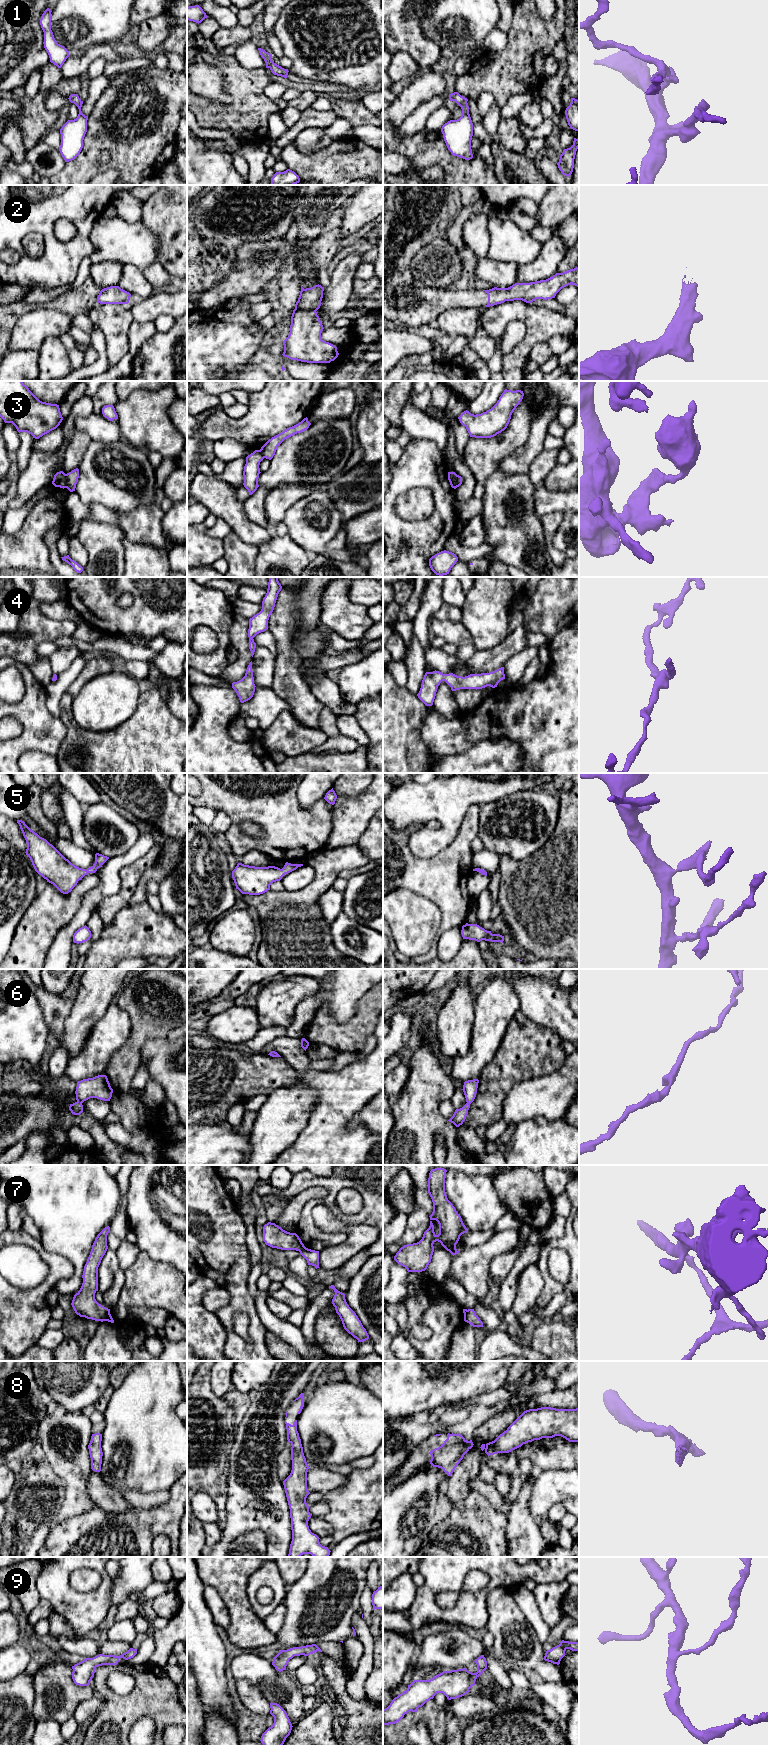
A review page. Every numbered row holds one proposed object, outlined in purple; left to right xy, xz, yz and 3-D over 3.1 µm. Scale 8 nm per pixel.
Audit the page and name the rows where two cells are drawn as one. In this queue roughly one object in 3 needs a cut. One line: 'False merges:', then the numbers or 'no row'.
False merges: 3, 7

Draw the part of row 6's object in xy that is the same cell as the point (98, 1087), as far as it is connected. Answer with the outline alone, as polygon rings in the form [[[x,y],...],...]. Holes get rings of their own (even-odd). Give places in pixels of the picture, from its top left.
[[[98,1075],[93,1078],[83,1079],[77,1082],[76,1102],[70,1104],[69,1110],[74,1115],[80,1115],[83,1112],[82,1103],[90,1098],[97,1098],[104,1101],[110,1101],[113,1089],[110,1086],[106,1075]]]

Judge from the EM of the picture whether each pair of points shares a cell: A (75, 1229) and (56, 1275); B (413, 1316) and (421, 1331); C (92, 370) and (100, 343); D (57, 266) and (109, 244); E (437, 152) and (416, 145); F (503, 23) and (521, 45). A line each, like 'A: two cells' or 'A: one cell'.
A: two cells
B: one cell
C: one cell
D: two cells
E: one cell
F: two cells

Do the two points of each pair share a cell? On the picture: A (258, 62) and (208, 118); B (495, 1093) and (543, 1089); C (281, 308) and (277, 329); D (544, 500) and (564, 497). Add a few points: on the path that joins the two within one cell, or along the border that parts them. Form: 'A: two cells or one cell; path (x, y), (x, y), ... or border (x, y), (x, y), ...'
A: two cells; border (233, 55), (246, 68), (265, 67)
B: two cells; border (529, 1079), (516, 1082), (506, 1095), (503, 1115)
C: two cells; border (291, 312), (276, 322)
D: one cell; path (549, 500), (559, 500)

